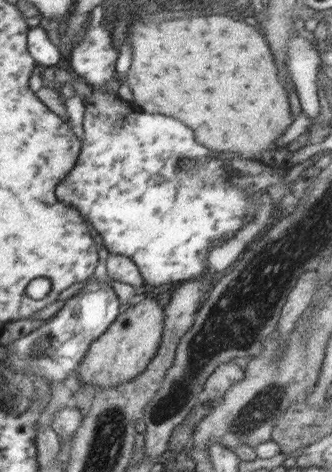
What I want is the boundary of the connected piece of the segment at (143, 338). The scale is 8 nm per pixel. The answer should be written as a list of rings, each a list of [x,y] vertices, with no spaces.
[[[149,292],[145,293],[140,303],[129,306],[126,311],[122,310],[100,339],[90,345],[86,357],[80,363],[75,381],[80,381],[82,385],[92,385],[94,388],[108,389],[130,383],[142,374],[157,354],[162,342],[166,314],[161,305],[159,297]]]

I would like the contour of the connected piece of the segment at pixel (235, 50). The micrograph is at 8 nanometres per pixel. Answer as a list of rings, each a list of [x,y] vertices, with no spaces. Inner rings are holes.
[[[192,16],[192,18],[168,18],[168,20],[136,20],[130,24],[130,30],[128,30],[128,38],[126,42],[130,44],[132,48],[132,66],[128,70],[128,76],[126,76],[126,82],[134,94],[134,100],[136,104],[148,112],[148,114],[168,114],[168,116],[174,116],[178,118],[180,122],[184,122],[188,128],[194,130],[194,136],[196,140],[214,150],[214,152],[236,152],[236,154],[244,154],[245,162],[259,161],[261,152],[274,150],[274,142],[278,136],[282,136],[282,132],[288,128],[293,122],[292,112],[290,112],[290,104],[288,104],[288,96],[278,80],[278,70],[276,70],[276,64],[274,64],[274,58],[270,54],[270,48],[264,40],[264,36],[254,28],[254,26],[248,26],[246,22],[238,22],[230,16]]]

